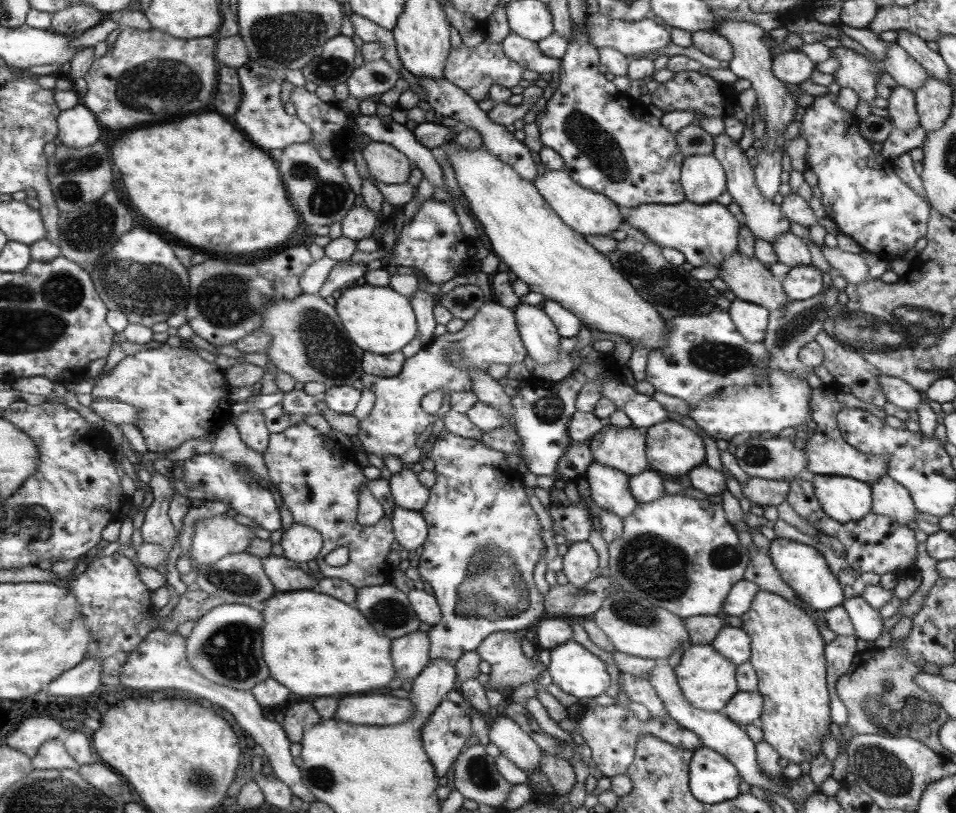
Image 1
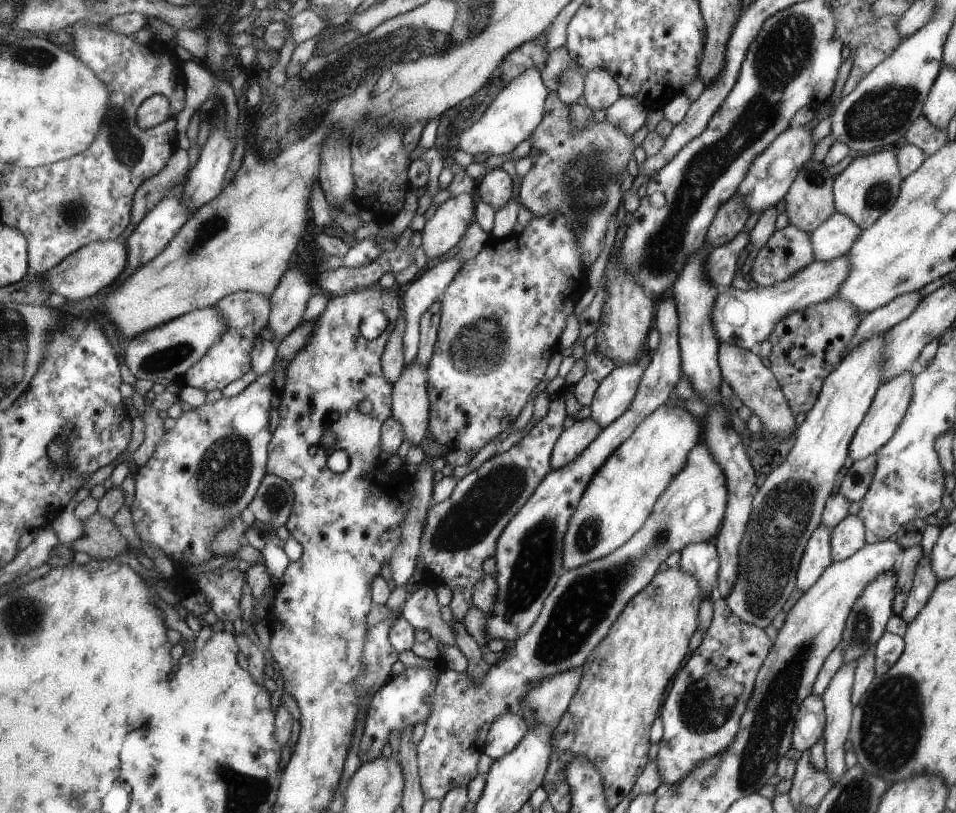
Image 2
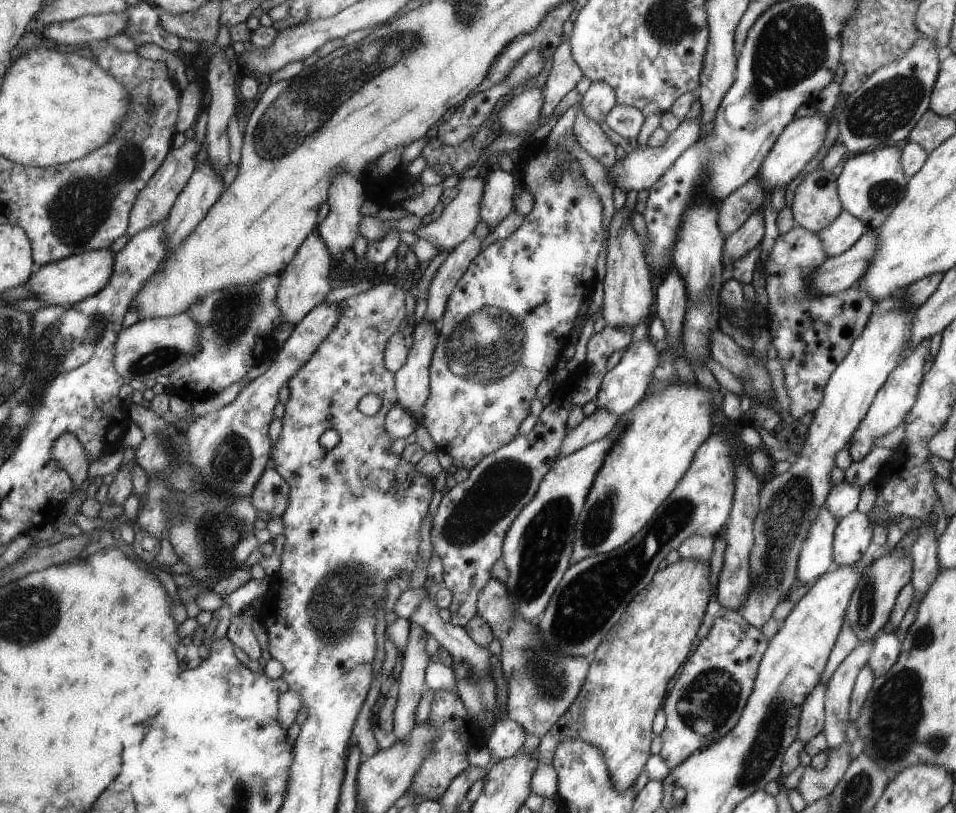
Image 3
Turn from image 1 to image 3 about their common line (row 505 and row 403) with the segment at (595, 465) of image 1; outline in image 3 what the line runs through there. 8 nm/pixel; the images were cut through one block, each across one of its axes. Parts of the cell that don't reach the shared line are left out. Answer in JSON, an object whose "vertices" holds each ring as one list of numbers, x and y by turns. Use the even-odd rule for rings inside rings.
{"vertices":[[646,335,626,348,619,362,607,371,601,379,599,392,594,398,597,402,597,408,603,408,603,410,619,417,628,413,644,397,656,366,660,364,661,352,656,351,654,346,655,344,652,344,649,336]]}

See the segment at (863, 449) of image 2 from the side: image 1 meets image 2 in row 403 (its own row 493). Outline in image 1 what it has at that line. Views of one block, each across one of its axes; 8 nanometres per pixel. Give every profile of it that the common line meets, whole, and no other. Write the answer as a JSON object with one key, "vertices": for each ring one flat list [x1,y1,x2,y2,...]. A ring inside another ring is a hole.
{"vertices":[[889,476,873,482,872,510,881,516,887,516,899,524,909,524,915,518,916,505,913,504,911,493,904,485,897,484]]}

